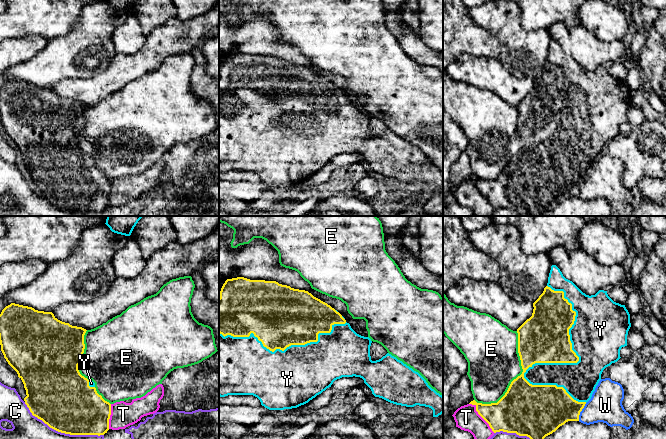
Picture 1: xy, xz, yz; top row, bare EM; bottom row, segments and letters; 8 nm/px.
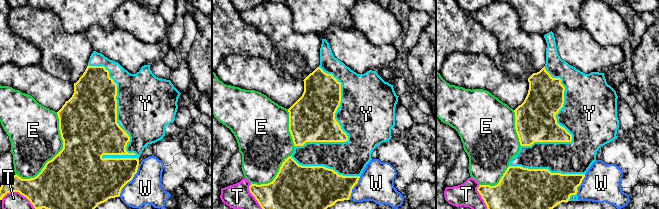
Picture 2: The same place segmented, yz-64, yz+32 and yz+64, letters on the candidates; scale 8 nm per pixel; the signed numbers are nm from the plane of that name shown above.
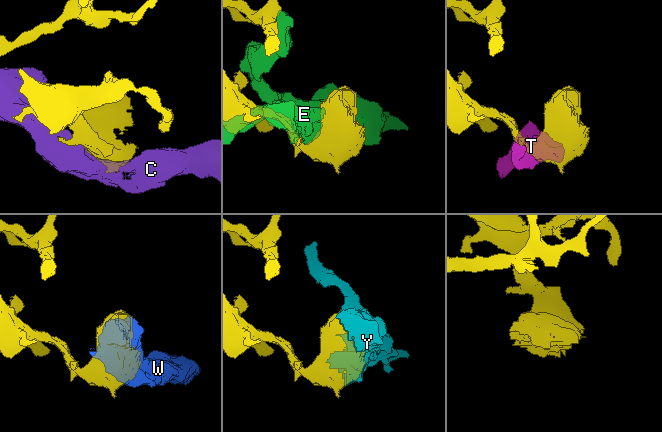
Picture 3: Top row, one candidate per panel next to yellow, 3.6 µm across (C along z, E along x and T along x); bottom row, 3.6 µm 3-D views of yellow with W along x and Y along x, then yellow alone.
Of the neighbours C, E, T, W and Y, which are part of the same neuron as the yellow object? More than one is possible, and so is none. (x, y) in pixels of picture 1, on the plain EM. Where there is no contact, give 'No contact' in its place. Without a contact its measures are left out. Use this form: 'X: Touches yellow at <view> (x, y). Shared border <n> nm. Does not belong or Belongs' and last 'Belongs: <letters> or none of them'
C: Touches yellow at xy (62, 208). Shared border 700 nm. Does not belong
E: Touches yellow at yz (518, 152). Shared border 650 nm. Does not belong
T: Touches yellow at yz (480, 191). Shared border 320 nm. Does not belong
W: Touches yellow at yz (580, 187). Shared border 160 nm. Does not belong
Y: Touches yellow at yz (559, 138). Shared border 1000 nm. Belongs
Belongs: Y

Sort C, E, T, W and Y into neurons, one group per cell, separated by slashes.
C / E / T / W / Y

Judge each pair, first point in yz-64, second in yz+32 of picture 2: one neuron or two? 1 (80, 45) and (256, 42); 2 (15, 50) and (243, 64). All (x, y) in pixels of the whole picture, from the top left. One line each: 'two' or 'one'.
1: two
2: two

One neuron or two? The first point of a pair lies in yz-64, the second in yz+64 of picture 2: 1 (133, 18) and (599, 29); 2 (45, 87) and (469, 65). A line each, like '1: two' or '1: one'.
1: one
2: one

